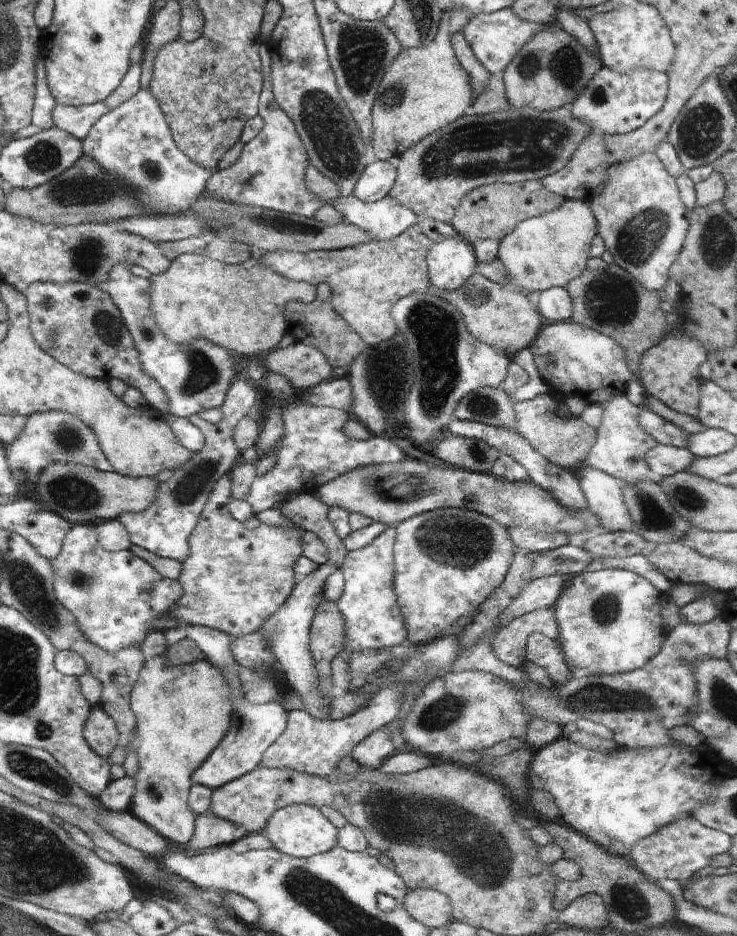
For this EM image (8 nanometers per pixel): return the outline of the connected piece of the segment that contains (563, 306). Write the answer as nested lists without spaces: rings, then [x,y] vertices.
[[[552,287],[539,291],[536,310],[544,322],[570,321],[573,318],[573,300],[566,287]]]

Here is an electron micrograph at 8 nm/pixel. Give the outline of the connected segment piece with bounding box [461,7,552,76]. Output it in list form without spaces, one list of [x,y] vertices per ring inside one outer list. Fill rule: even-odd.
[[[506,7],[491,13],[480,13],[463,18],[461,32],[479,63],[482,63],[489,73],[498,76],[519,54],[521,48],[539,32],[544,31],[546,26],[552,24],[541,25],[537,22],[528,22],[518,17],[511,7]]]

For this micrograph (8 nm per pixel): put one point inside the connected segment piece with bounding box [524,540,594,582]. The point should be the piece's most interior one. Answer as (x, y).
(570, 559)

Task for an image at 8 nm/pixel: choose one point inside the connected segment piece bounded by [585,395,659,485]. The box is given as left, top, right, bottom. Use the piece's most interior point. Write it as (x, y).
(622, 443)

